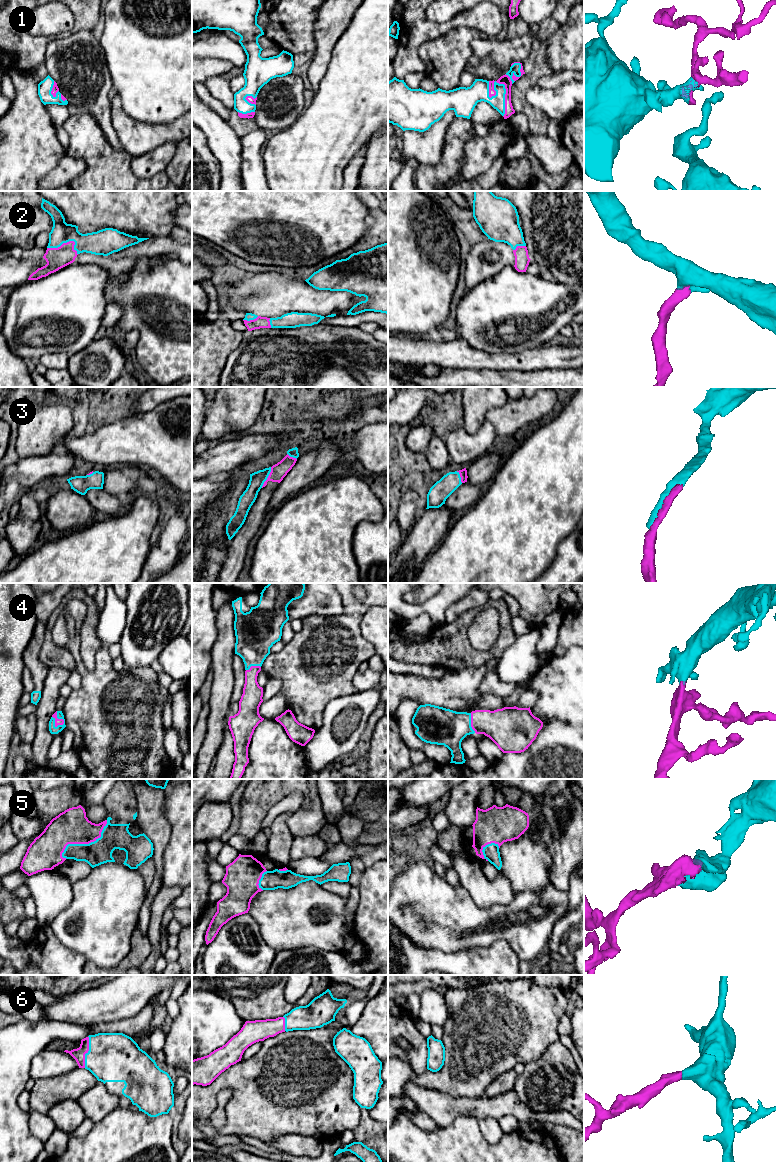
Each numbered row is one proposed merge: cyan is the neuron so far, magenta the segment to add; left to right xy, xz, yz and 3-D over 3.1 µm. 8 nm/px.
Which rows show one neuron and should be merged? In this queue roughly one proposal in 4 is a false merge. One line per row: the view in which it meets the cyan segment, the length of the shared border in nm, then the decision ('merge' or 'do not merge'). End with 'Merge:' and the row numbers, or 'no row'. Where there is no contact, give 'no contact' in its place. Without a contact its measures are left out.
1: yz | 320 nm | merge
2: xy | 260 nm | merge
3: xz | 190 nm | merge
4: xy | 140 nm | merge
5: xy | 480 nm | merge
6: xy | 260 nm | merge
Merge: 1, 2, 3, 4, 5, 6

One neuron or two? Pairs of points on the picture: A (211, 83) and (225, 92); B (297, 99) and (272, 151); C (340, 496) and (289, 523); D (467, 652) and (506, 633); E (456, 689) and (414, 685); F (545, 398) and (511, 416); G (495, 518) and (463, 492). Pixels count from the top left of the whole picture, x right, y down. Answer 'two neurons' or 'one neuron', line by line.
A: one neuron
B: two neurons
C: one neuron
D: one neuron
E: one neuron
F: one neuron
G: two neurons

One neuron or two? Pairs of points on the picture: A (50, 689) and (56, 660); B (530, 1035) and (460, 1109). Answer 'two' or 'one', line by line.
A: two
B: two

